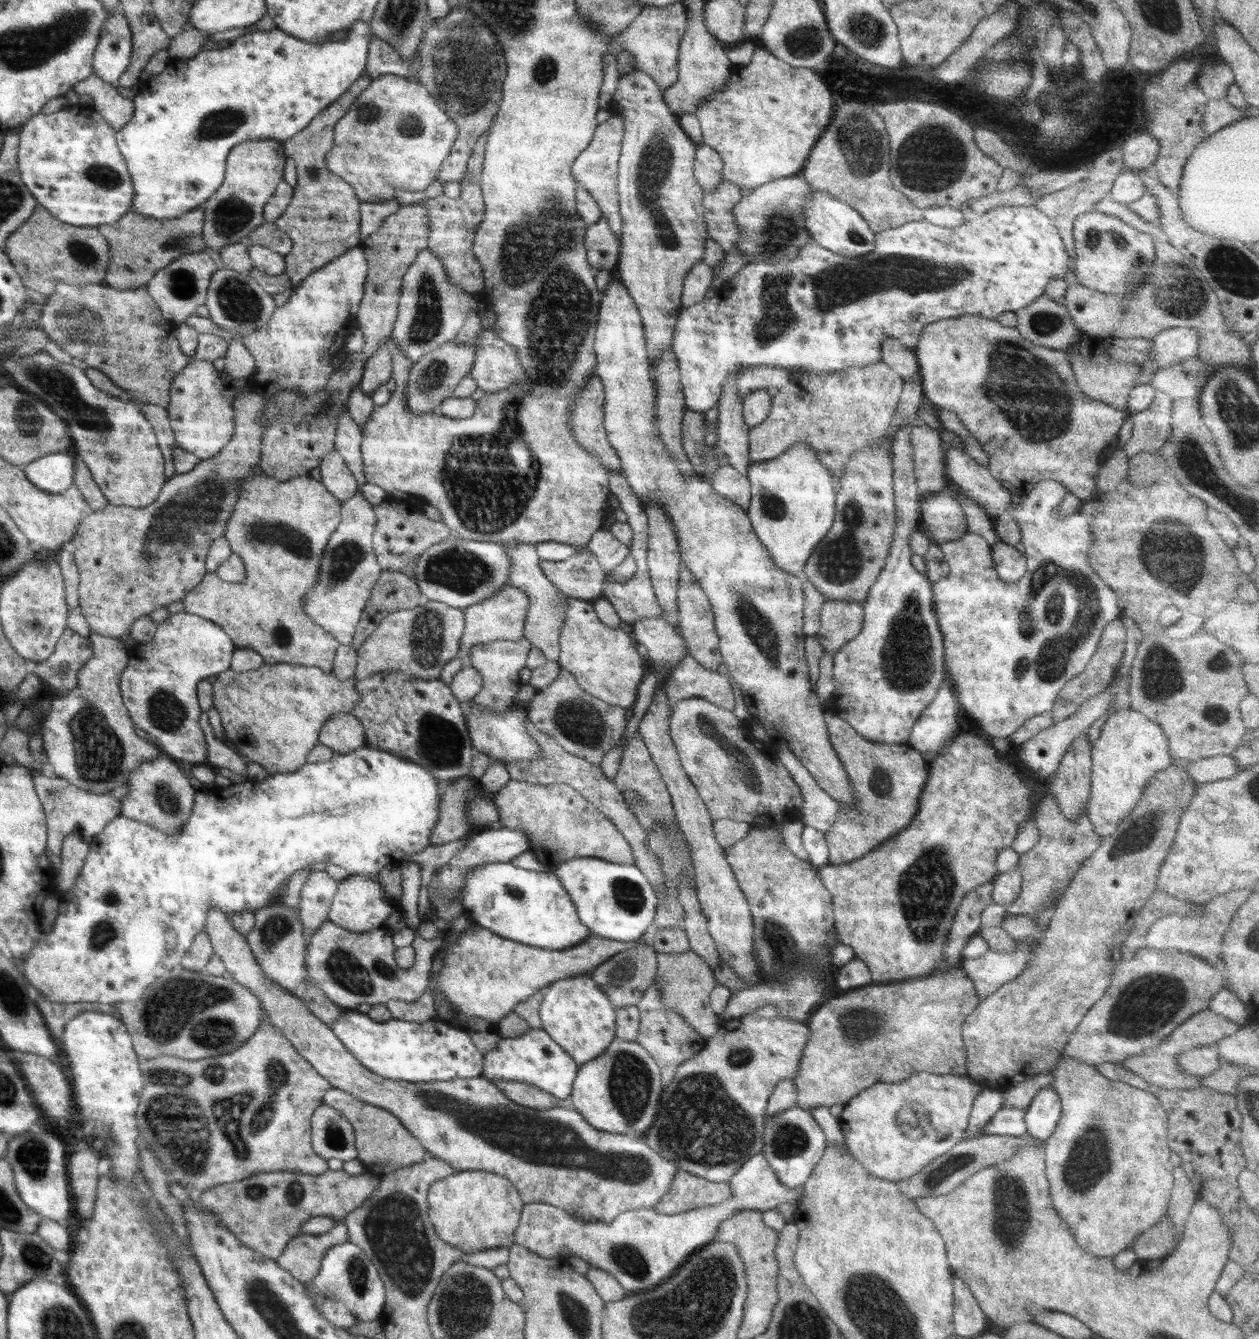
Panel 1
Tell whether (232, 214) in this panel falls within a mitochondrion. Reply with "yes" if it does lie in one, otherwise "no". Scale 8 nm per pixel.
yes

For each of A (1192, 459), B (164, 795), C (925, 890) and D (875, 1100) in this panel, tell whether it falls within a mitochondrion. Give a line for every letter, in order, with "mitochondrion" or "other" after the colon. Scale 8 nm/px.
A: mitochondrion
B: mitochondrion
C: mitochondrion
D: other

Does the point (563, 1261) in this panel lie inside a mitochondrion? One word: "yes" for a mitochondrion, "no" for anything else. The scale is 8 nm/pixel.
no

